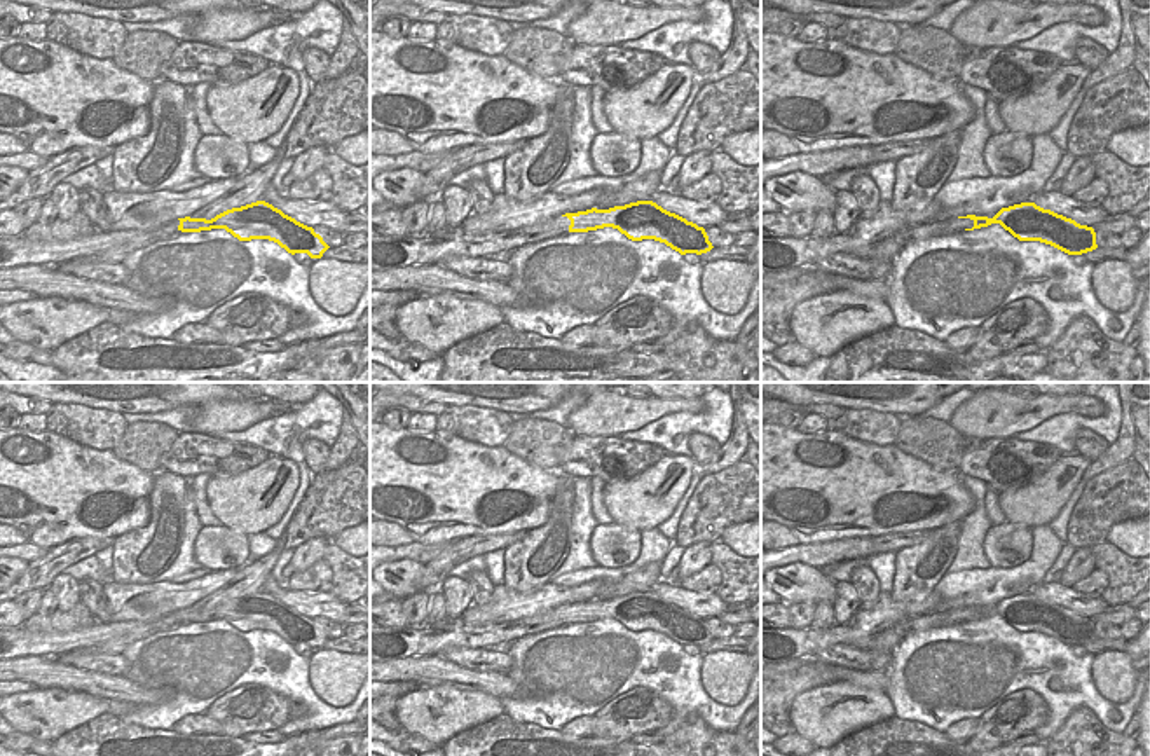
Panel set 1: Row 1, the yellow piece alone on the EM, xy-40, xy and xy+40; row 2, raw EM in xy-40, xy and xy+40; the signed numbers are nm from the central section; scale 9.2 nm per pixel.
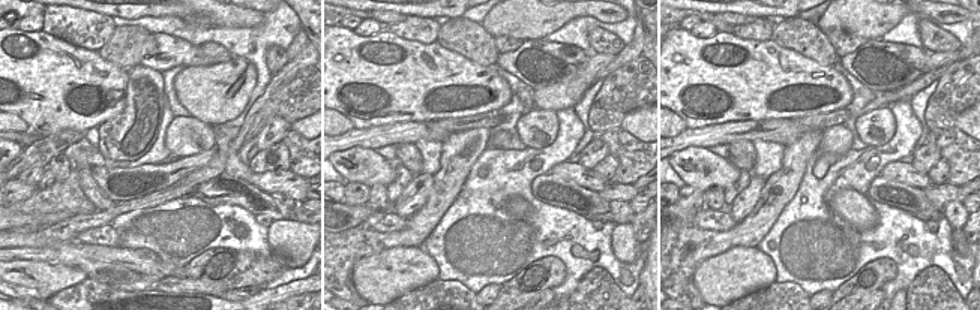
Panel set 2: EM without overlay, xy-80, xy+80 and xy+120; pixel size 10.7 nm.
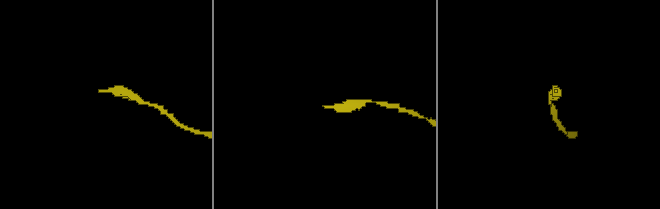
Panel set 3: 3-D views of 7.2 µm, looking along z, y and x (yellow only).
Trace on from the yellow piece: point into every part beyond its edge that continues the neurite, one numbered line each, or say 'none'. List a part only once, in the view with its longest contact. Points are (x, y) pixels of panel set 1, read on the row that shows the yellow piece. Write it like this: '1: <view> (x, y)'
1: xy+40 (950, 226)

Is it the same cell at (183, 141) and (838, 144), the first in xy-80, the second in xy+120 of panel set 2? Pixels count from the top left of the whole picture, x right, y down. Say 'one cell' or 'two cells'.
two cells

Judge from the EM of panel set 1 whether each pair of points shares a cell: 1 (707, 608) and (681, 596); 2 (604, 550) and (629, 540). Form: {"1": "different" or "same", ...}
{"1": "same", "2": "same"}

